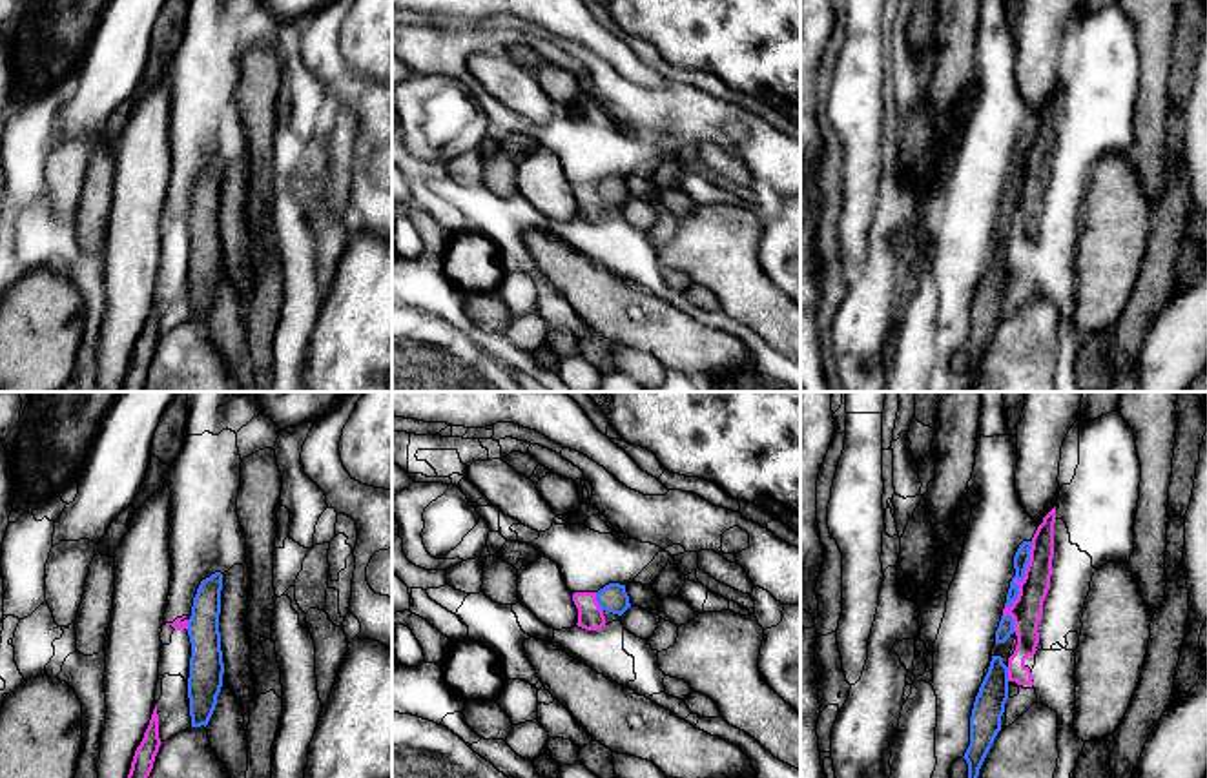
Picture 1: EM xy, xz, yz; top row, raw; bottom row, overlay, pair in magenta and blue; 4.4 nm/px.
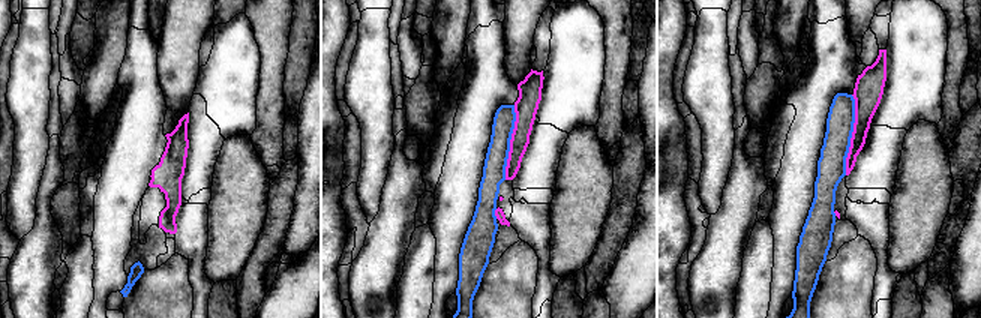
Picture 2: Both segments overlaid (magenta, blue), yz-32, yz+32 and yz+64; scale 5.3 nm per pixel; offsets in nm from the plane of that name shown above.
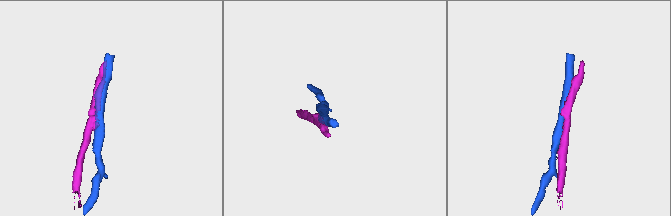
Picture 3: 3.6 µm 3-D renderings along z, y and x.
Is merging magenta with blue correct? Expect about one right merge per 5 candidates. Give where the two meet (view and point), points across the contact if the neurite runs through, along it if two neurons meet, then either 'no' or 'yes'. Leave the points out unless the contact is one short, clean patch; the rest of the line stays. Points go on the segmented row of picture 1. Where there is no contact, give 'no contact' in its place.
yz (1025, 576) | no

